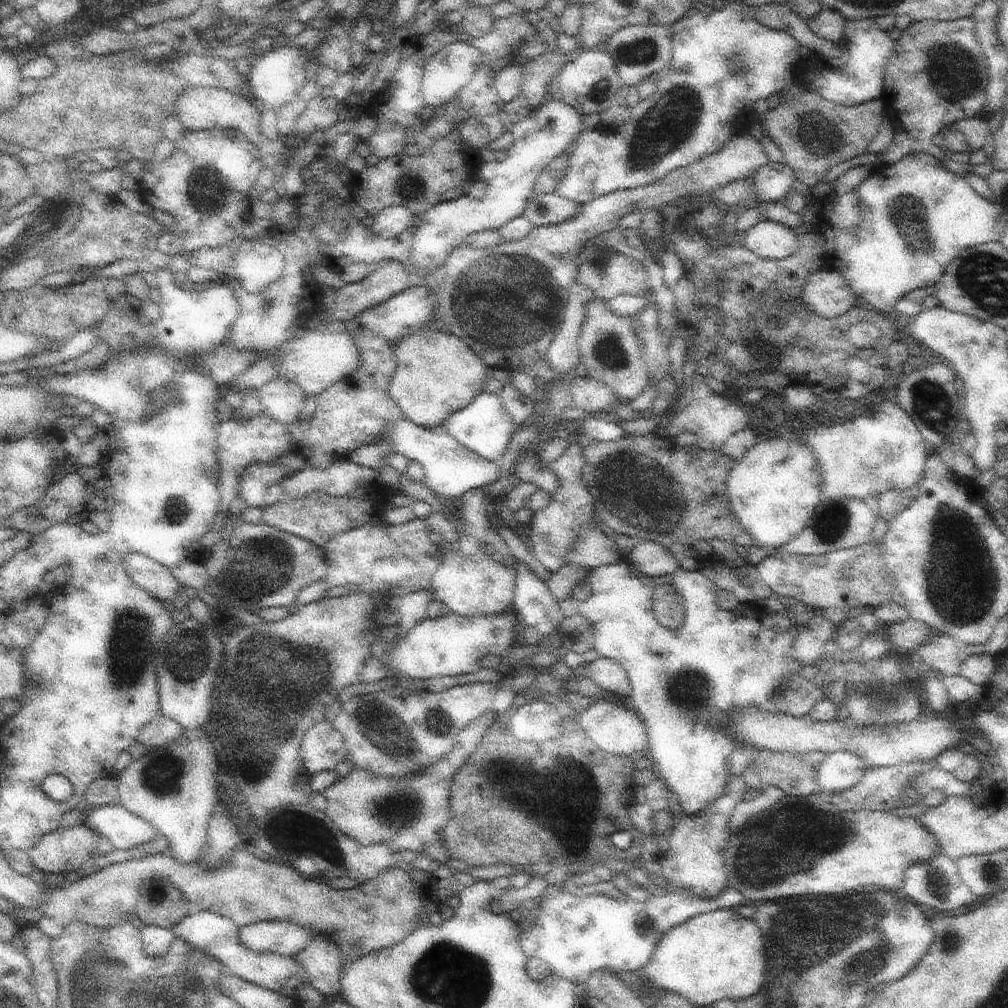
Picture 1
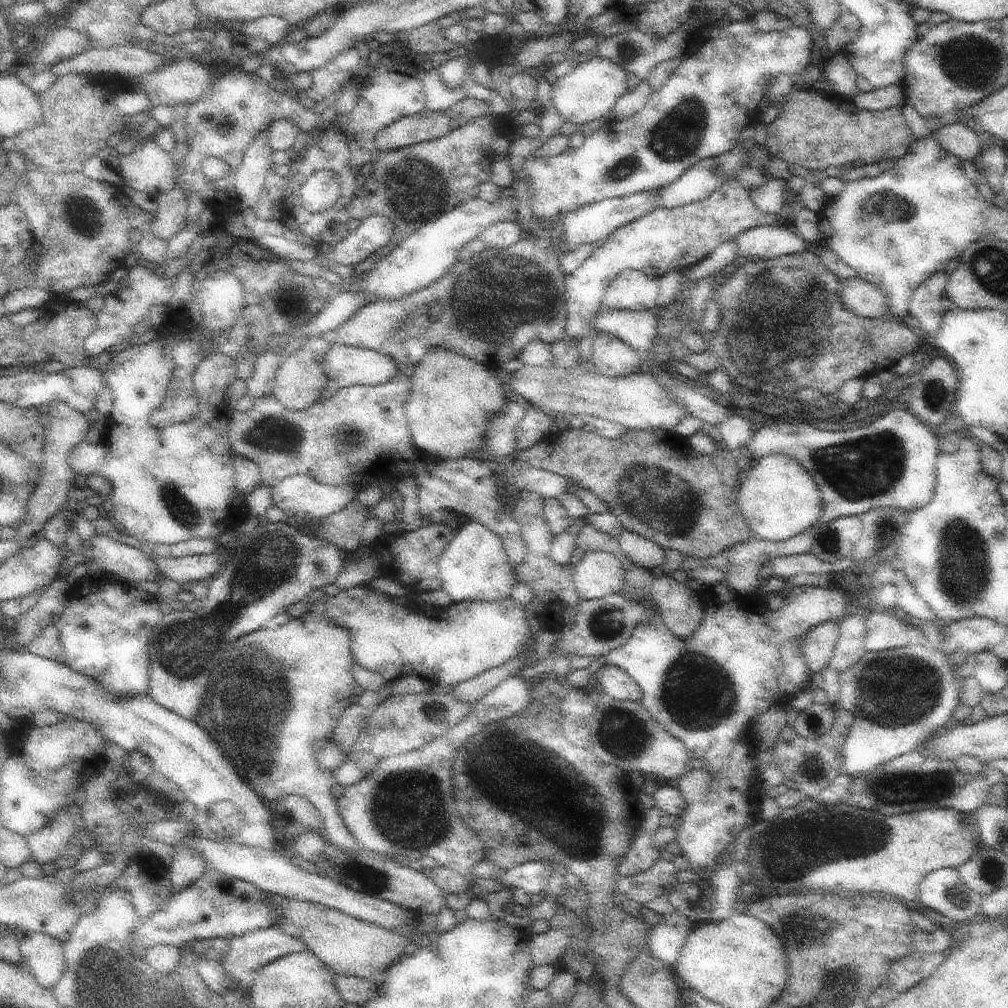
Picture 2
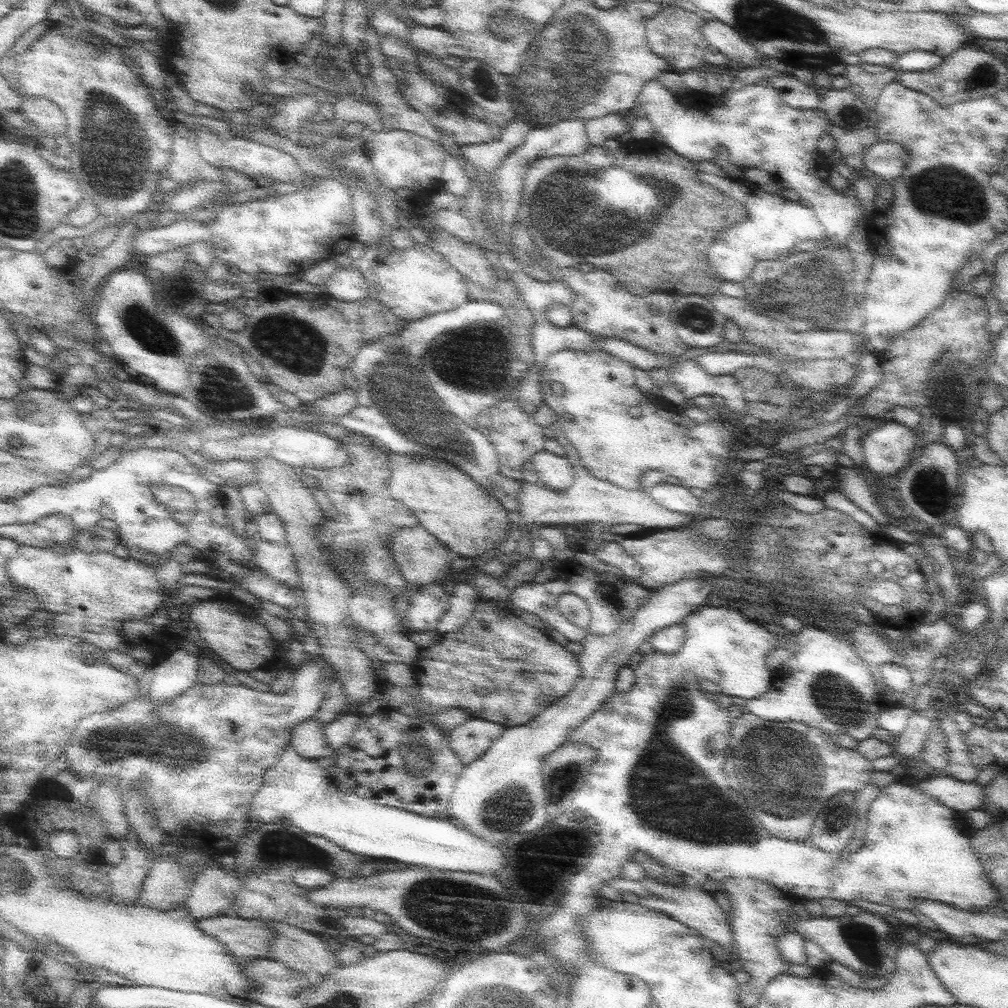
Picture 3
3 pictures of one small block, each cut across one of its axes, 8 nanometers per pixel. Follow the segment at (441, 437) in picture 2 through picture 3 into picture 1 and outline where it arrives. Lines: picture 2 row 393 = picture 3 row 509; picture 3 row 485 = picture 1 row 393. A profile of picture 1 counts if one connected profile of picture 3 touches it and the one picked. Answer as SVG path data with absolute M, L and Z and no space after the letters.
M407 328L397 338L393 348L397 368L389 384L389 396L403 412L403 418L413 424L437 430L447 416L469 406L485 390L487 366L455 334L443 330L413 332Z

